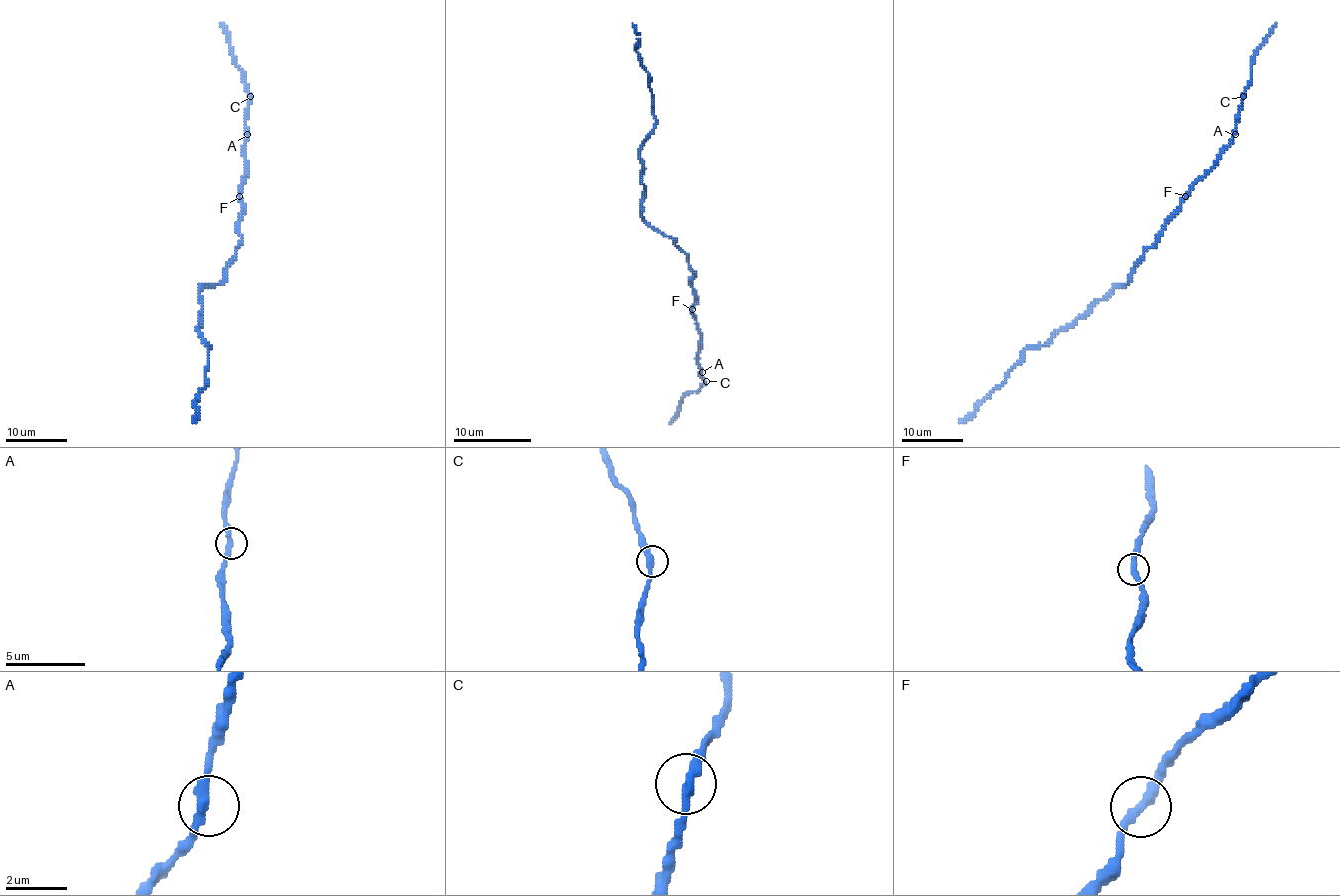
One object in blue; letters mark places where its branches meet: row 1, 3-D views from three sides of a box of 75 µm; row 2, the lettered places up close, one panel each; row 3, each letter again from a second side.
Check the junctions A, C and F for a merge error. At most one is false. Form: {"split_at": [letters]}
{"split_at": []}

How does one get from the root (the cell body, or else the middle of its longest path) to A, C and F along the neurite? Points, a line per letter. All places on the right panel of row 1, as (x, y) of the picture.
A: (1146, 251), (1155, 243), (1155, 237), (1164, 224), (1180, 208), (1187, 191), (1213, 165), (1235, 134)
C: (1146, 251), (1155, 243), (1155, 237), (1164, 224), (1180, 208), (1187, 191), (1213, 165), (1232, 139), (1243, 96)
F: (1146, 251), (1155, 243), (1155, 237), (1186, 196)

